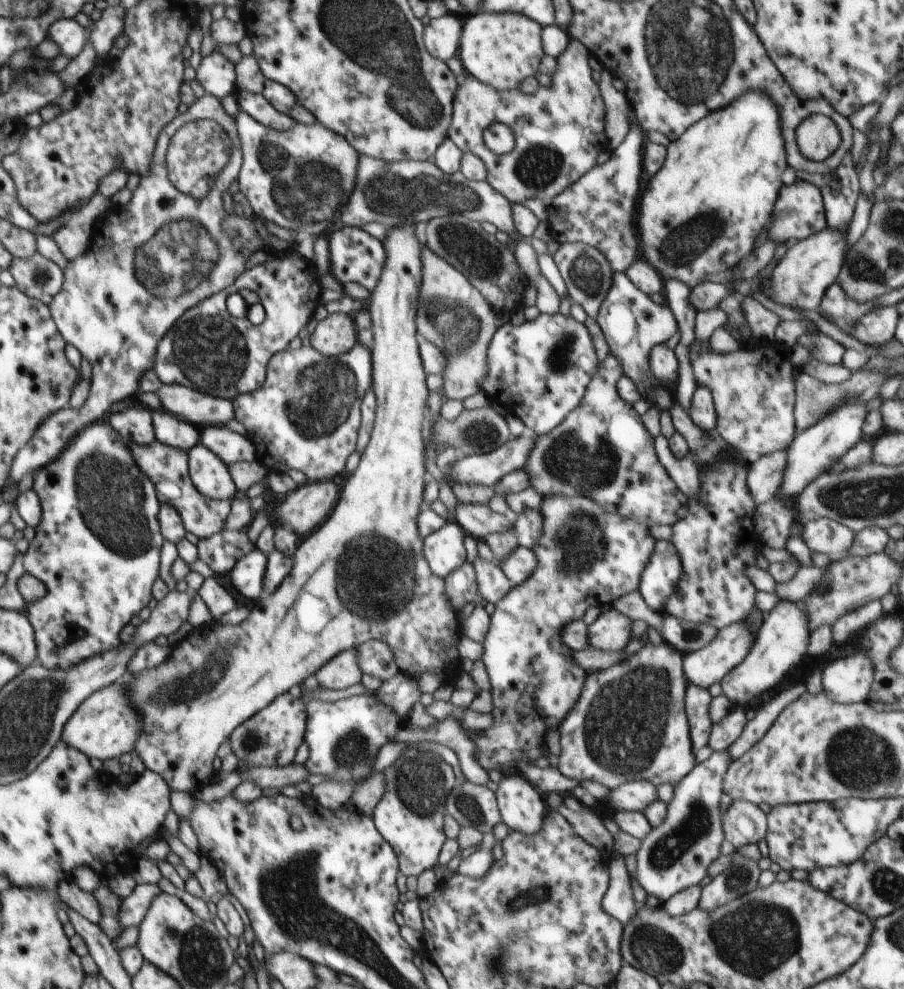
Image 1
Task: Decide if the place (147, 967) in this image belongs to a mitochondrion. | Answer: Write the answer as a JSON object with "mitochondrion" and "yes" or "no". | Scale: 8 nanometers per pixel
{"mitochondrion":"no"}

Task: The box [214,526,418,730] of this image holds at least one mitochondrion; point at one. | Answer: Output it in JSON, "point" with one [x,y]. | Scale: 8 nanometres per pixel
{"point":[359,583]}

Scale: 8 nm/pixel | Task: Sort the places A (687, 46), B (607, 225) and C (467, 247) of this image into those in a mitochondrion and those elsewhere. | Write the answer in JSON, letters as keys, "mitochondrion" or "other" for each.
{"A":"mitochondrion","B":"other","C":"mitochondrion"}

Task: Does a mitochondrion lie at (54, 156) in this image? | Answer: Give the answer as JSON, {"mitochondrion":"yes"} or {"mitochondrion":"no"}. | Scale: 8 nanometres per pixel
{"mitochondrion":"no"}

